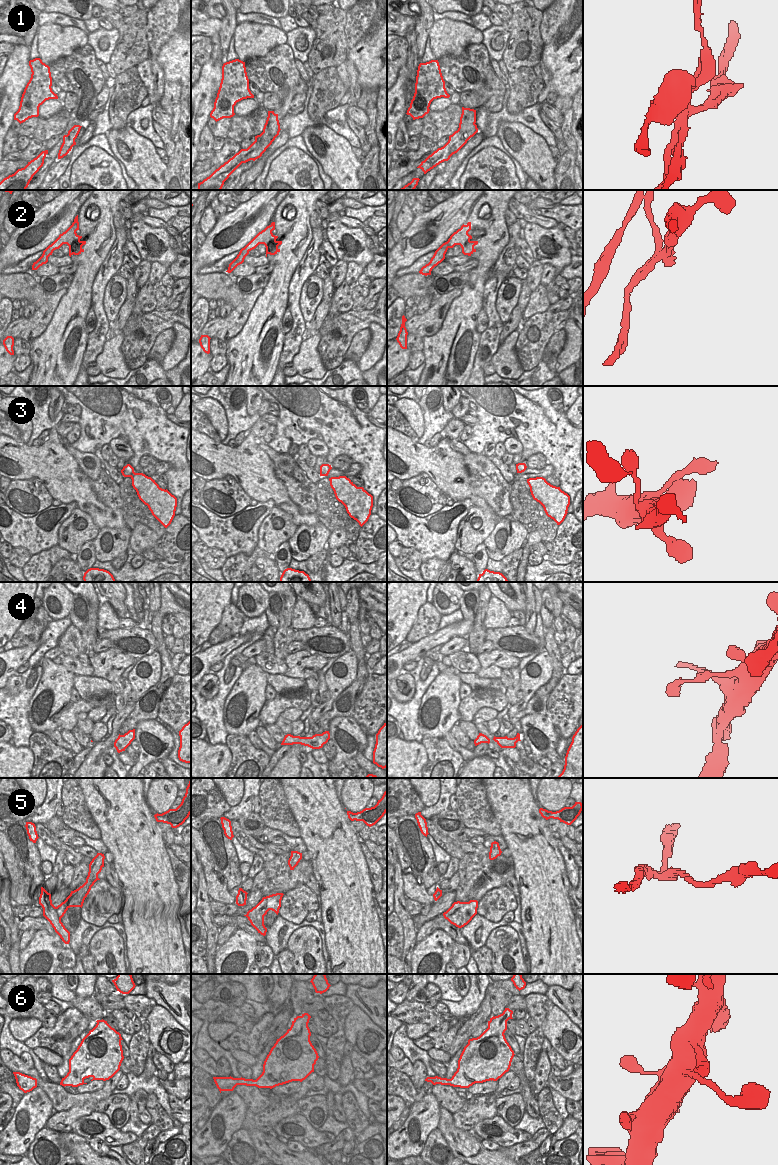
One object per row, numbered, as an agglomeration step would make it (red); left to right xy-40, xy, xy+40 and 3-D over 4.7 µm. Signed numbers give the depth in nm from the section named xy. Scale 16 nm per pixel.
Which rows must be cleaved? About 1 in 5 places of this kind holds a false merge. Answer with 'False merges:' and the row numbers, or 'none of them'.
False merges: 1, 2, 5

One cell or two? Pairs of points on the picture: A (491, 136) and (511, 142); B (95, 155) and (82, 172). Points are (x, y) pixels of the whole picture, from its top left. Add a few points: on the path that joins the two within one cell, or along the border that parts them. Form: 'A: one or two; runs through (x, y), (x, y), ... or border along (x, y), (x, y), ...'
A: two; border along (501, 120), (497, 136), (513, 158)
B: one; runs through (93, 159), (86, 168)

